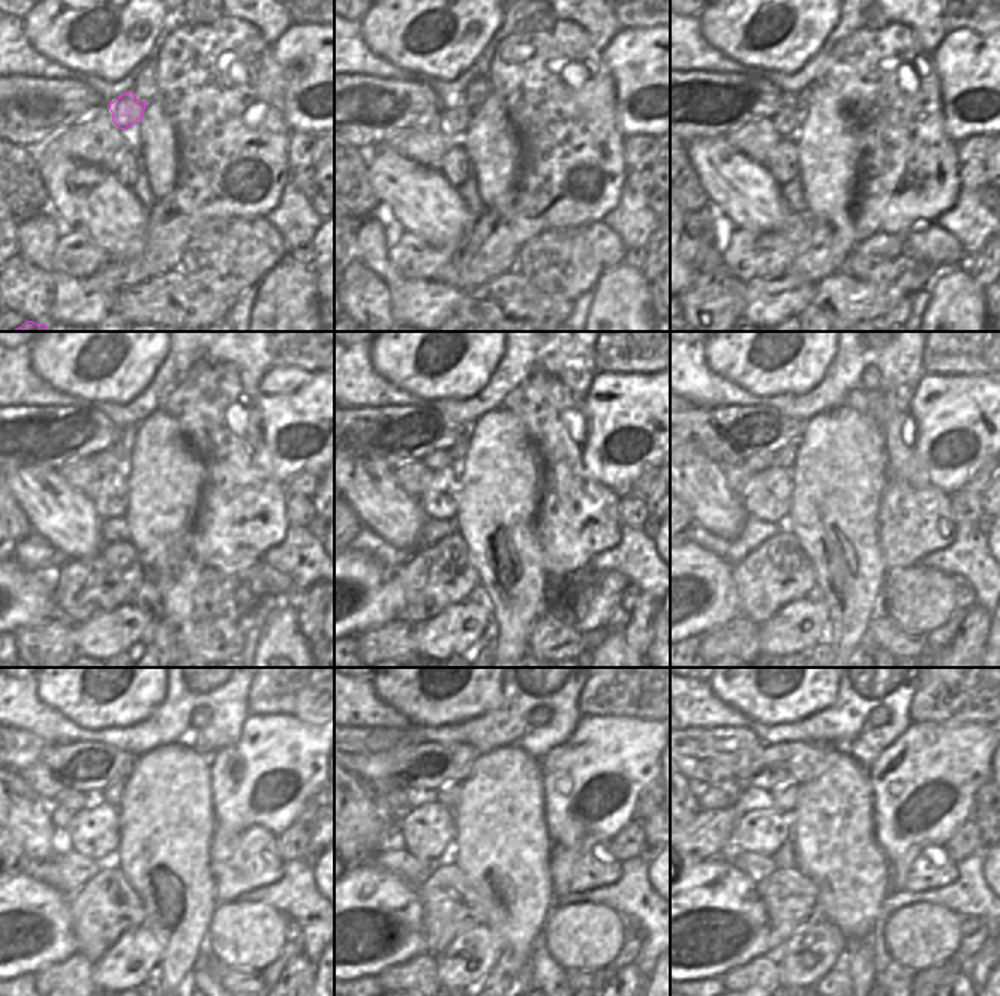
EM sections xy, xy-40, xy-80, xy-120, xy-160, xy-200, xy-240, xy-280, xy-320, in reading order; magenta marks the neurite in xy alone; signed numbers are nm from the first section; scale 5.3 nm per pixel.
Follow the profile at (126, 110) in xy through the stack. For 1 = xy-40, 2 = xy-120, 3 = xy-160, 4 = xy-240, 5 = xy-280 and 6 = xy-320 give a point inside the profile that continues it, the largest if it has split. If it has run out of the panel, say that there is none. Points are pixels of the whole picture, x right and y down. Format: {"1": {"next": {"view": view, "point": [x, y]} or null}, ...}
{"1": {"next": {"view": "xy-40", "point": [455, 117]}}, "2": {"next": {"view": "xy-120", "point": [110, 459]}}, "3": {"next": {"view": "xy-160", "point": [437, 459]}}, "4": {"next": {"view": "xy-240", "point": [81, 800]}}, "5": {"next": {"view": "xy-280", "point": [414, 797]}}, "6": {"next": {"view": "xy-320", "point": [751, 798]}}}

